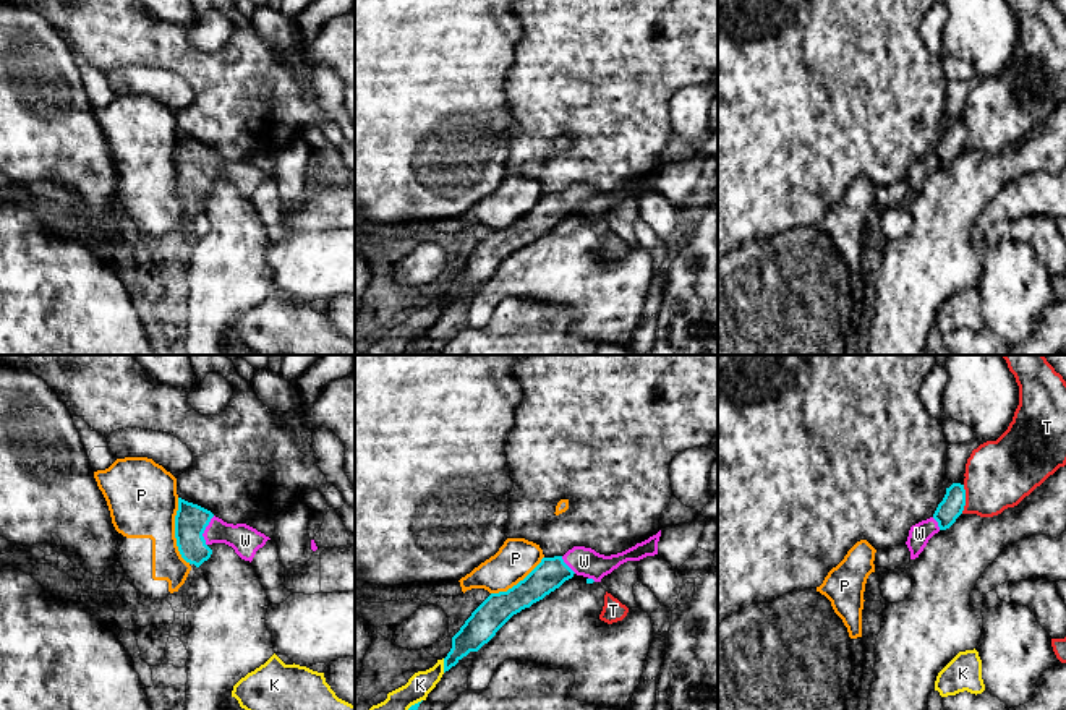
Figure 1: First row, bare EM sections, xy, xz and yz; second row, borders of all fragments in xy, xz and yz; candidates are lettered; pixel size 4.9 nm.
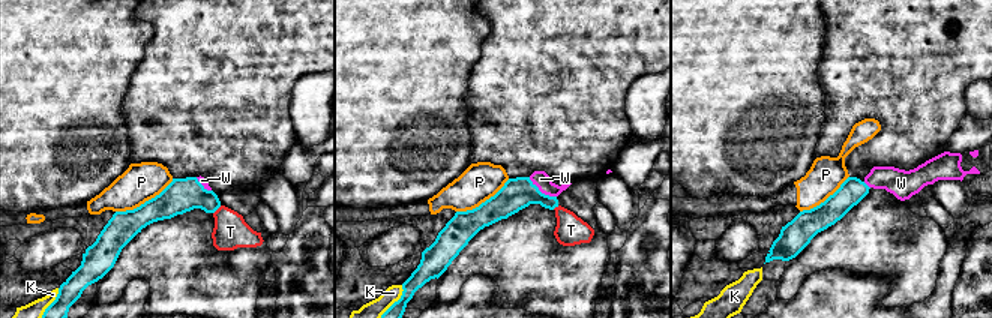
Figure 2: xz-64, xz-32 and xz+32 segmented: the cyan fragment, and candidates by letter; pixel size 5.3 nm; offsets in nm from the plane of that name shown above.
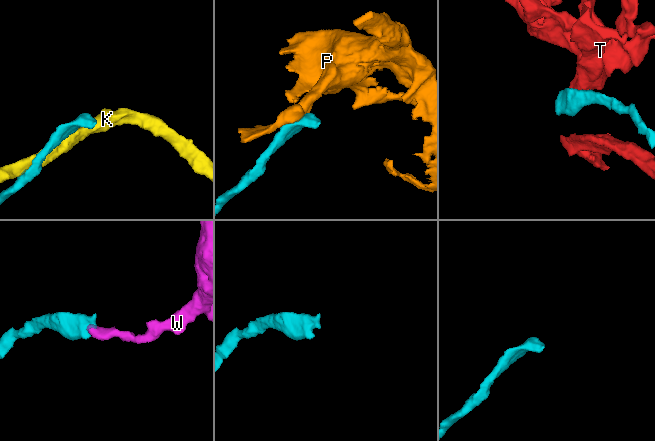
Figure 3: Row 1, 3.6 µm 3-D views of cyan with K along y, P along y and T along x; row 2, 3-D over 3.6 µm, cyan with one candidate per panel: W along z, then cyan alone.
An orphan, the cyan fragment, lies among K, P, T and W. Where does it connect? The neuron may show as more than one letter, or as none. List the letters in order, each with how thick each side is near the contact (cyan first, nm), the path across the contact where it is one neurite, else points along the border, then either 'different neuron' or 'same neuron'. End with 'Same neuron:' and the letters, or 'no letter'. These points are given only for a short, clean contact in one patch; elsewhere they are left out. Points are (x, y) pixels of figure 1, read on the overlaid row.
K: 160 nm thick on the cyan side, 120 nm on the other; different neuron
P: 160 nm thick on the cyan side, 360 nm on the other; different neuron
T: 120 nm thick on the cyan side, 340 nm on the other; border along yz (964, 485), (964, 509), (961, 513); different neuron
W: 160 nm thick on the cyan side, 150 nm on the other; runs through xy (190, 522), (204, 529), (225, 532), (245, 540); same neuron
Same neuron: W

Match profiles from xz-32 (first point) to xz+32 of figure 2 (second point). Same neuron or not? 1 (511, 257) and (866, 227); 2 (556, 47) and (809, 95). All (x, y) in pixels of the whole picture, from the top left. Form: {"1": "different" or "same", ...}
{"1": "same", "2": "different"}

